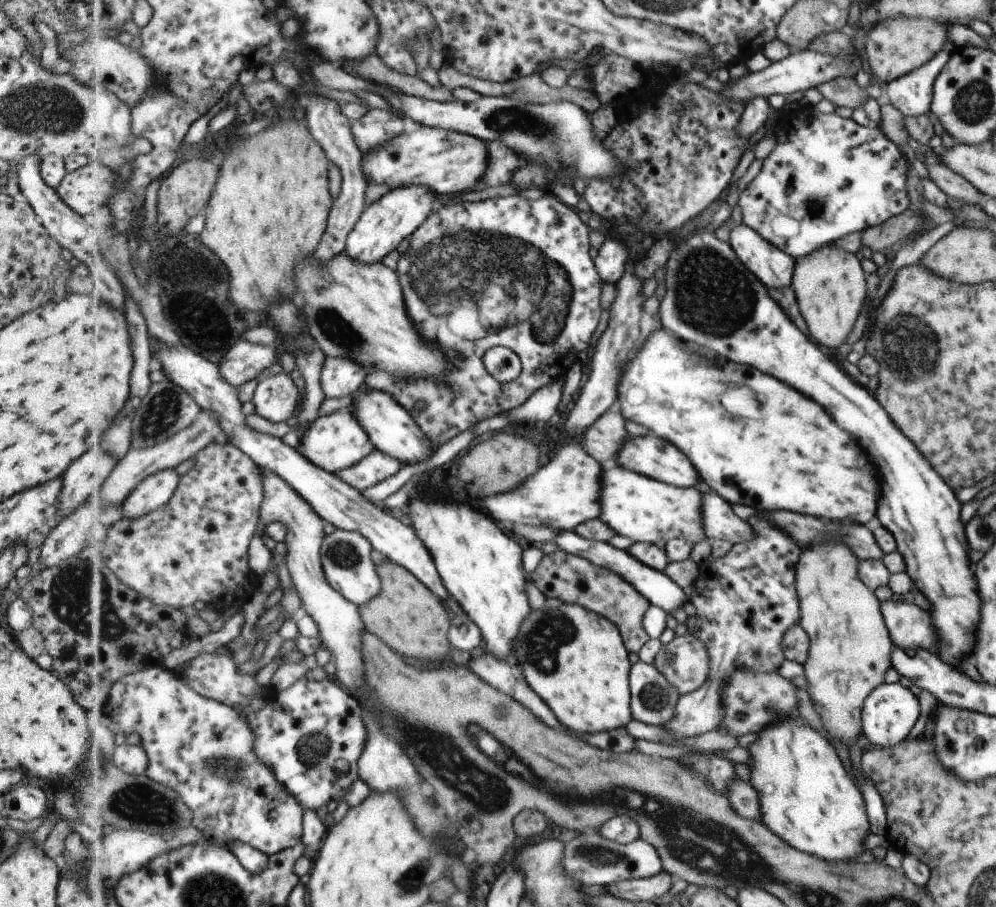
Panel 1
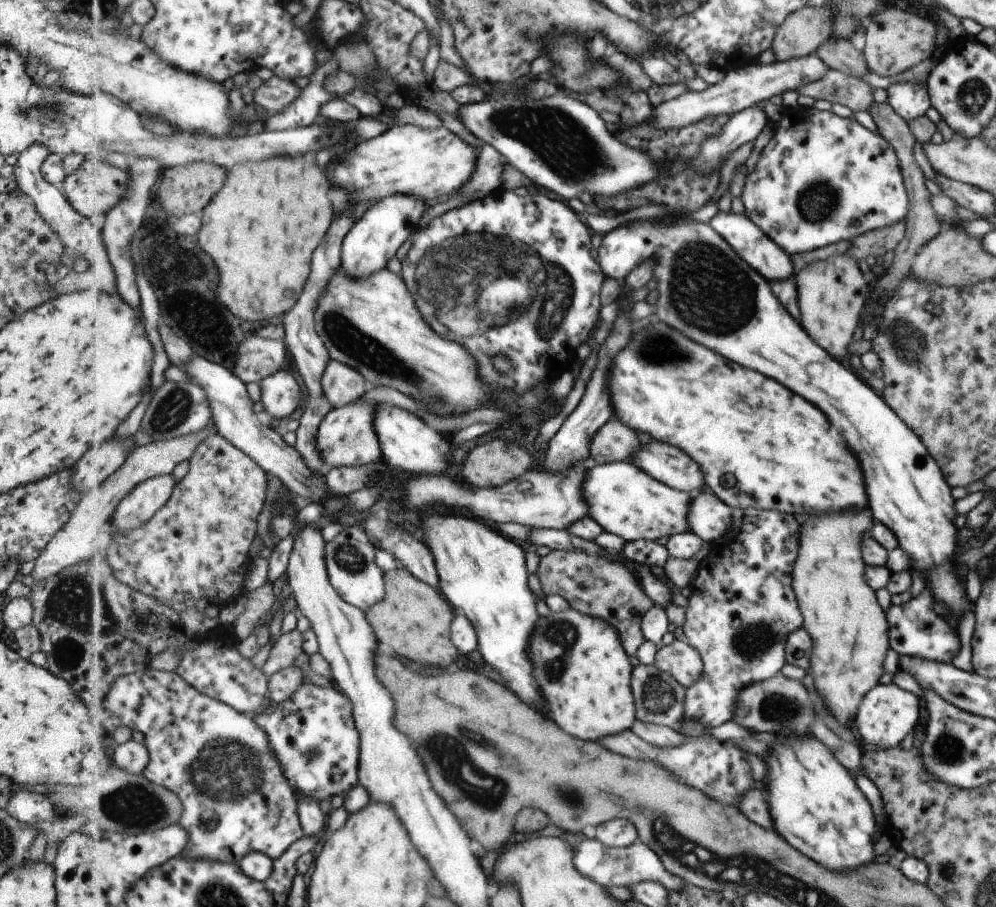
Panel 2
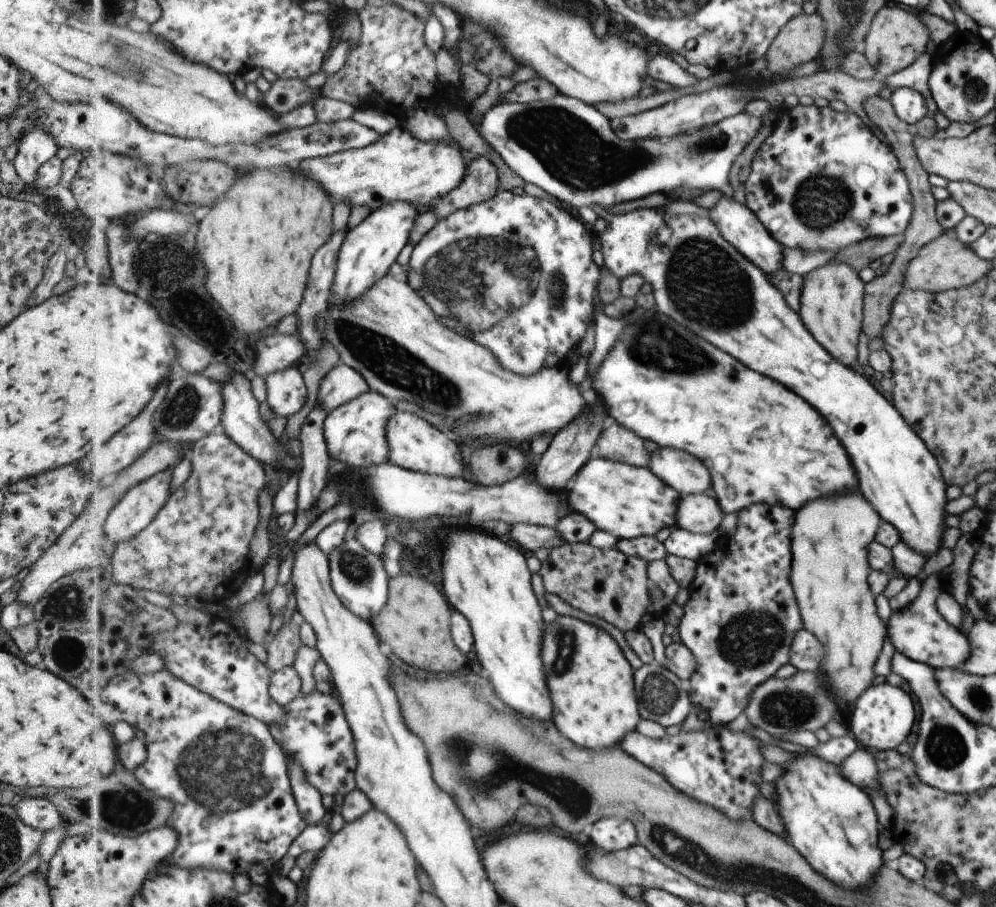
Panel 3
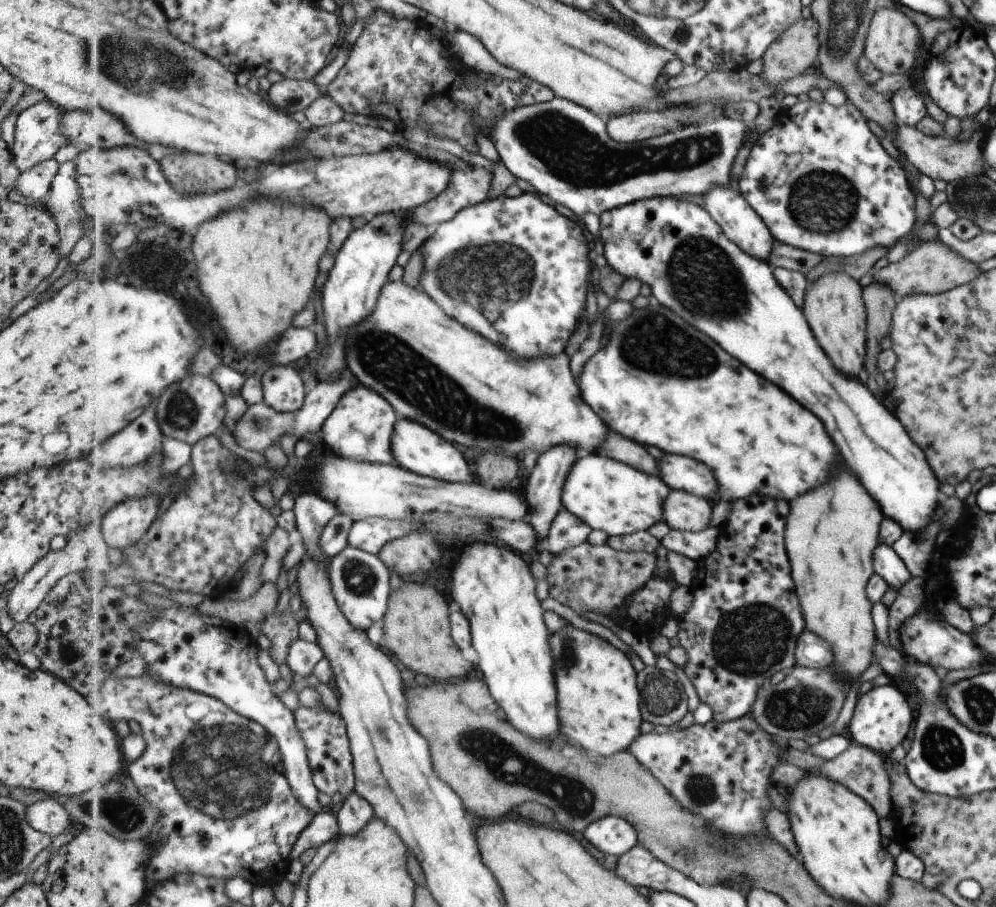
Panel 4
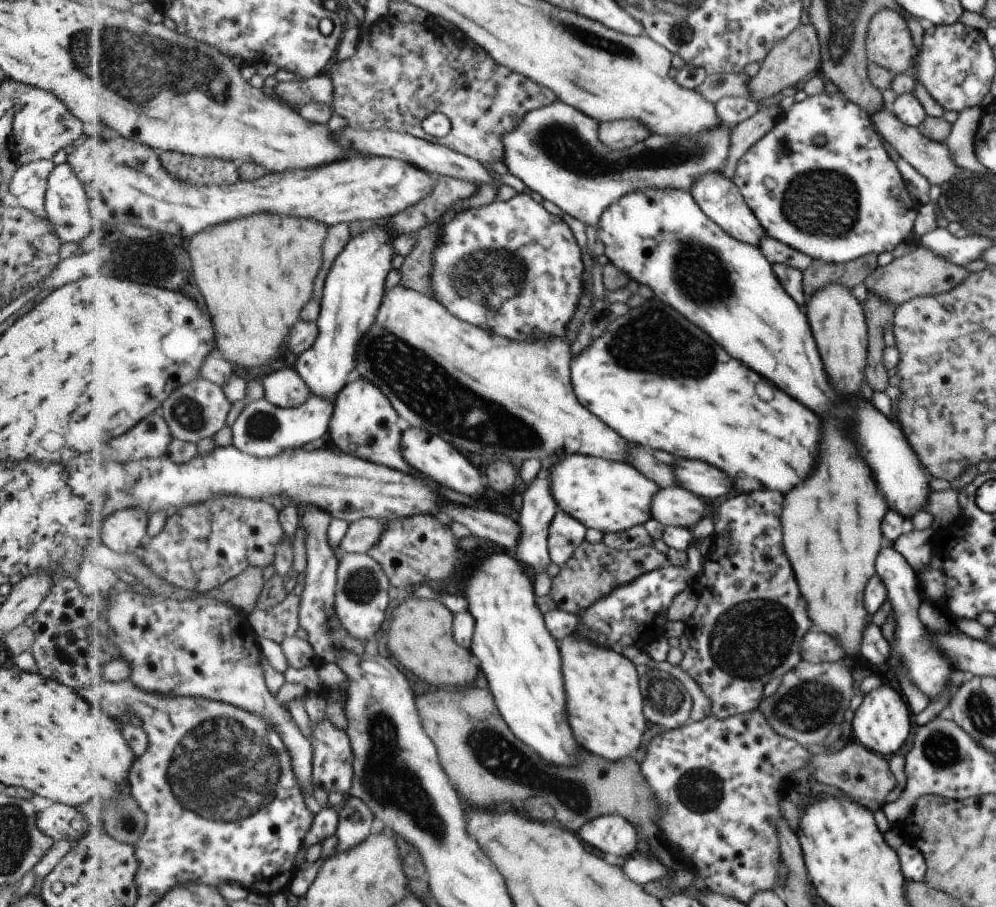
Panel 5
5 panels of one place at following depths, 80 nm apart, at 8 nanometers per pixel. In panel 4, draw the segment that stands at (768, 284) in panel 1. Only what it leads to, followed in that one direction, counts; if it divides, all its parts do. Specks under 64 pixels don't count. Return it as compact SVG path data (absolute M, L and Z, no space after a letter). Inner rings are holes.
M715 187L708 191L704 198L704 208L707 209L711 216L722 226L725 234L755 258L769 264L769 255L775 245L775 240L770 235L766 224L763 224L761 217L755 212L755 209L747 202L747 199L740 192L735 192L731 187Z

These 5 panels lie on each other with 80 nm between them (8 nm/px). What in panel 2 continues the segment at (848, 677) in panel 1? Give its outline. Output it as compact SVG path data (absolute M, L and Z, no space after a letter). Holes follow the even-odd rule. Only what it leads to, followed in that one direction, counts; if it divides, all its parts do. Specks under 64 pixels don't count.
M843 512L829 516L813 516L803 522L799 536L799 560L795 559L795 596L799 596L798 608L803 608L802 627L811 636L815 646L815 660L811 660L813 684L822 704L835 718L837 724L852 729L855 713L865 693L871 690L883 672L883 658L887 644L885 616L875 600L873 590L863 580L863 560L859 552L859 538L869 526L869 512Z

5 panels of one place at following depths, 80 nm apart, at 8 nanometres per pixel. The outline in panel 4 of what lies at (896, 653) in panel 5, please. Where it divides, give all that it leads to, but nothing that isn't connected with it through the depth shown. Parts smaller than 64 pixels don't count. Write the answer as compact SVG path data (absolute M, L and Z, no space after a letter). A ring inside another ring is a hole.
M883 543L877 544L873 552L873 570L886 580L889 587L895 587L896 592L911 577L903 561L890 546Z

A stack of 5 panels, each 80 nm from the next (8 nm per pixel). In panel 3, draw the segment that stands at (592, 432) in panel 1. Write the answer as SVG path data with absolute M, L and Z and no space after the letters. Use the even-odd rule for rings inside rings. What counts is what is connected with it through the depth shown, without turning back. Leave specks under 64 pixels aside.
M621 424L607 426L607 432L599 437L596 444L599 457L619 461L636 467L647 468L650 456L645 448L645 442L639 436L625 430Z

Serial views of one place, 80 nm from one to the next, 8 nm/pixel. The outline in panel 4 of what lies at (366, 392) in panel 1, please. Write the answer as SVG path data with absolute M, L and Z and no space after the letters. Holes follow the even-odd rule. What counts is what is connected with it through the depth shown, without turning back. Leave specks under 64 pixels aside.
M401 416L394 430L393 448L398 464L404 469L452 483L472 483L478 480L475 472L471 473L465 456L451 441L446 441L438 432L419 421Z

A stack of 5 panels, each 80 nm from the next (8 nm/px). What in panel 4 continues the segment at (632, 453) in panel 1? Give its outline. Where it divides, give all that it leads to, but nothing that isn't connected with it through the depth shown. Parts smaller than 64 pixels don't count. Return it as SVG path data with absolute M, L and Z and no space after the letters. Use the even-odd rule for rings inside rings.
M665 454L665 458L659 460L659 469L660 477L673 490L707 498L720 490L718 480L715 480L711 468L695 458Z

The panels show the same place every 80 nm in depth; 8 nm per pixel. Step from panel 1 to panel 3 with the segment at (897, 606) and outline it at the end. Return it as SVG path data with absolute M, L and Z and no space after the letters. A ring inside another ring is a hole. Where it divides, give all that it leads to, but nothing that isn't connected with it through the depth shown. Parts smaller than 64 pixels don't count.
M931 574L920 584L918 595L903 610L892 611L887 628L891 628L889 642L893 648L909 660L917 660L929 666L953 668L969 657L970 641L937 613L935 598L943 589L943 584L936 574Z

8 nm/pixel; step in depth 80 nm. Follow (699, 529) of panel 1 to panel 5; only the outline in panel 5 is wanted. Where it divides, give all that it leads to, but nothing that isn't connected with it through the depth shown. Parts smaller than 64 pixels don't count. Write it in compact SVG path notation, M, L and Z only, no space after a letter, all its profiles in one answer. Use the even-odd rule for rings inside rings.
M569 456L561 464L555 466L552 474L552 493L559 506L573 515L587 528L595 528L603 534L629 531L630 528L647 524L652 518L652 502L654 496L663 488L646 477L639 469L625 462L611 462L595 456Z

